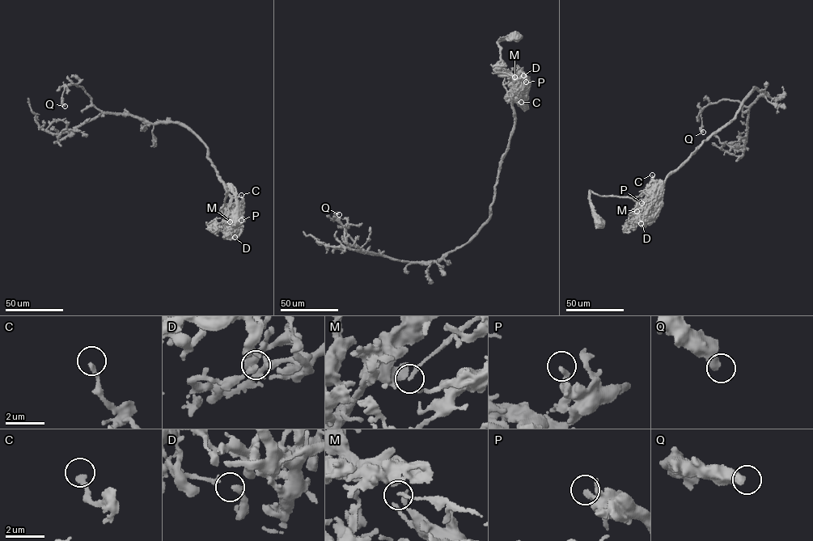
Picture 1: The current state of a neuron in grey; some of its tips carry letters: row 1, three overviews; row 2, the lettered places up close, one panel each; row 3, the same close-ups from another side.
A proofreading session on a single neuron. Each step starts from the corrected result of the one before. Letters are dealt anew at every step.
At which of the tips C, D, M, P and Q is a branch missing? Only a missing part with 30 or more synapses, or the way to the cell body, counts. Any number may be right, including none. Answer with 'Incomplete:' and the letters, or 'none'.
Incomplete: none

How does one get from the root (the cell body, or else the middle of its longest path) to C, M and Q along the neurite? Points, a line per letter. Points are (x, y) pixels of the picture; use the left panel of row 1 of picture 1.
C: (236, 222), (235, 194), (229, 183), (221, 209), (223, 211), (241, 207), (244, 203), (241, 195)
M: (236, 222), (235, 194), (229, 183), (221, 209), (225, 217), (224, 223), (232, 227), (235, 223), (230, 221)
Q: (236, 222), (232, 187), (222, 210), (231, 198), (196, 133), (101, 112), (77, 83), (65, 86), (65, 106)

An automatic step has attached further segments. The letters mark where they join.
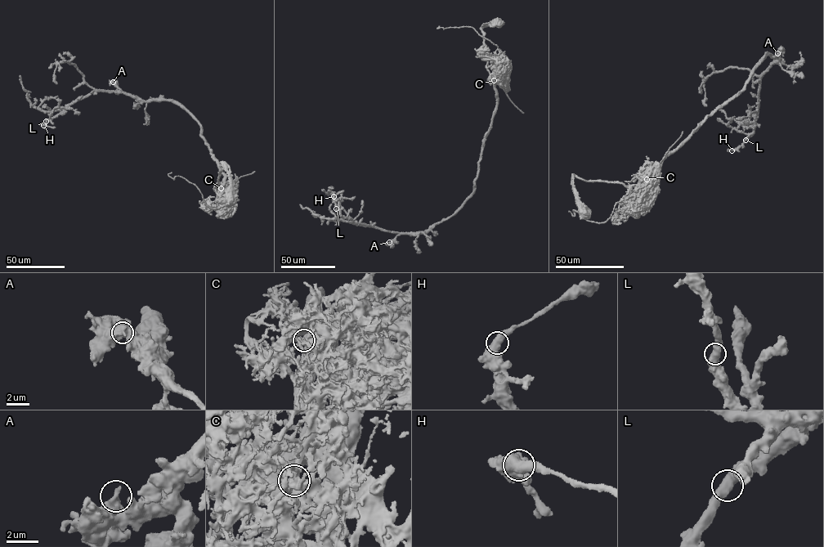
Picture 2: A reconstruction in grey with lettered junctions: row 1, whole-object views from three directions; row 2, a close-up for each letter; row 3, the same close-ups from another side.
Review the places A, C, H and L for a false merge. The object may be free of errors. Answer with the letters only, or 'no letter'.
C

